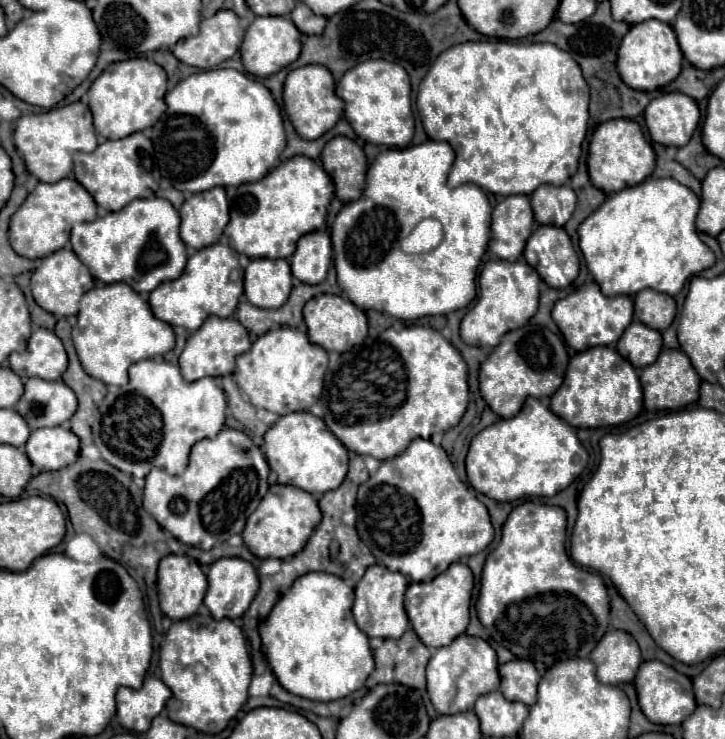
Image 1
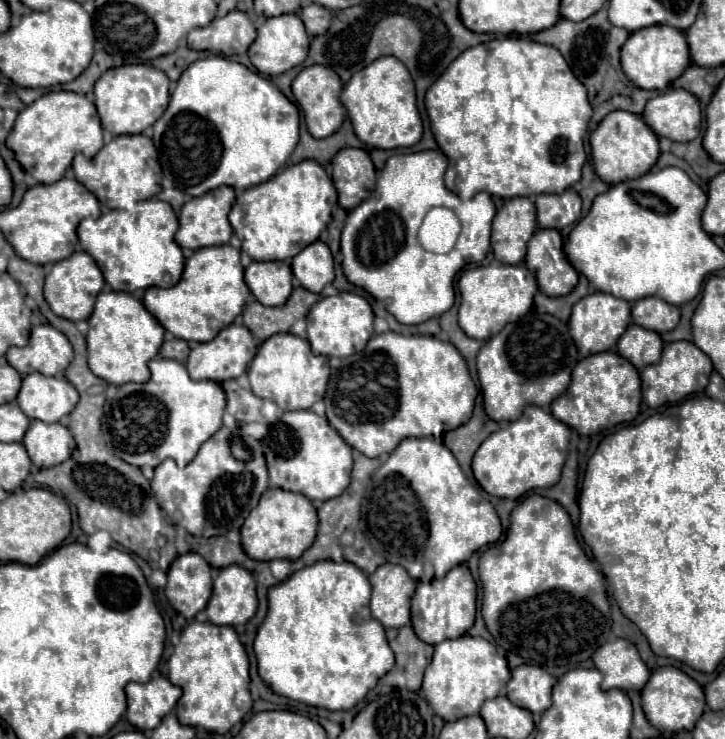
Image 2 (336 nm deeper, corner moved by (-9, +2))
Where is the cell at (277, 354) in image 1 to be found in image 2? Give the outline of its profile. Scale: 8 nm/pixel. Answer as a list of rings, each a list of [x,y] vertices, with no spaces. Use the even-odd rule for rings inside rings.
[[[275,334],[265,340],[247,370],[251,390],[265,400],[273,400],[283,410],[305,410],[323,400],[330,377],[329,360],[315,356],[305,338],[295,334]]]

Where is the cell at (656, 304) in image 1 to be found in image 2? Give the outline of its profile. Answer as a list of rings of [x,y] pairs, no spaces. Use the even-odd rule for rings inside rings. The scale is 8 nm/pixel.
[[[655,296],[641,298],[639,302],[635,302],[631,316],[635,324],[659,334],[669,332],[679,324],[679,308]]]

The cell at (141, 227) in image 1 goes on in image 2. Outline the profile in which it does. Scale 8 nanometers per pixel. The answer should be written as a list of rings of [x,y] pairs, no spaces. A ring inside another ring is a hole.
[[[151,198],[137,202],[133,210],[109,210],[99,218],[85,218],[79,228],[79,244],[91,254],[101,268],[107,284],[115,292],[135,292],[139,288],[169,288],[181,278],[185,256],[173,240],[177,232],[177,216],[171,204]]]

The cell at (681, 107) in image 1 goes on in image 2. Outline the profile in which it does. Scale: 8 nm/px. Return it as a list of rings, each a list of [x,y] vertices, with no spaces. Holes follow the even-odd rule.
[[[671,88],[647,102],[643,120],[657,136],[691,142],[701,132],[701,106],[691,92]]]

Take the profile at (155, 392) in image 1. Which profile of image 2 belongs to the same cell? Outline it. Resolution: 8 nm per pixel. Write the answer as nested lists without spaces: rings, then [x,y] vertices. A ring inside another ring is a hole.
[[[153,358],[149,370],[149,382],[129,382],[117,388],[109,422],[113,454],[139,468],[155,468],[165,458],[173,458],[183,468],[193,460],[199,446],[223,426],[225,392],[219,382],[191,380],[187,368],[177,360]]]

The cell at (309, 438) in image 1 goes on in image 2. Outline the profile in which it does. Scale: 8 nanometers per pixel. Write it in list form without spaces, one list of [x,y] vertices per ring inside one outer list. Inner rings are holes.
[[[313,410],[285,412],[281,420],[271,426],[261,444],[267,458],[269,478],[283,490],[299,492],[309,500],[331,500],[349,486],[353,468],[351,446],[341,440],[339,432],[325,416],[317,416]]]

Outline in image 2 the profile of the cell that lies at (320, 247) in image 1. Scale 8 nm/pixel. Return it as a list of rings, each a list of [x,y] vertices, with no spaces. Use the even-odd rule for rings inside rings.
[[[317,240],[303,248],[291,262],[295,278],[303,288],[311,292],[321,292],[327,284],[333,282],[333,256],[325,242]]]

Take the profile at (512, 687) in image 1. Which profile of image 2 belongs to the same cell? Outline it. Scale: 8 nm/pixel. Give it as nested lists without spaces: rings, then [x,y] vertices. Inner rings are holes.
[[[523,664],[511,672],[511,680],[507,684],[507,698],[531,710],[533,714],[541,714],[551,706],[551,688],[555,678],[545,672],[541,666]]]

